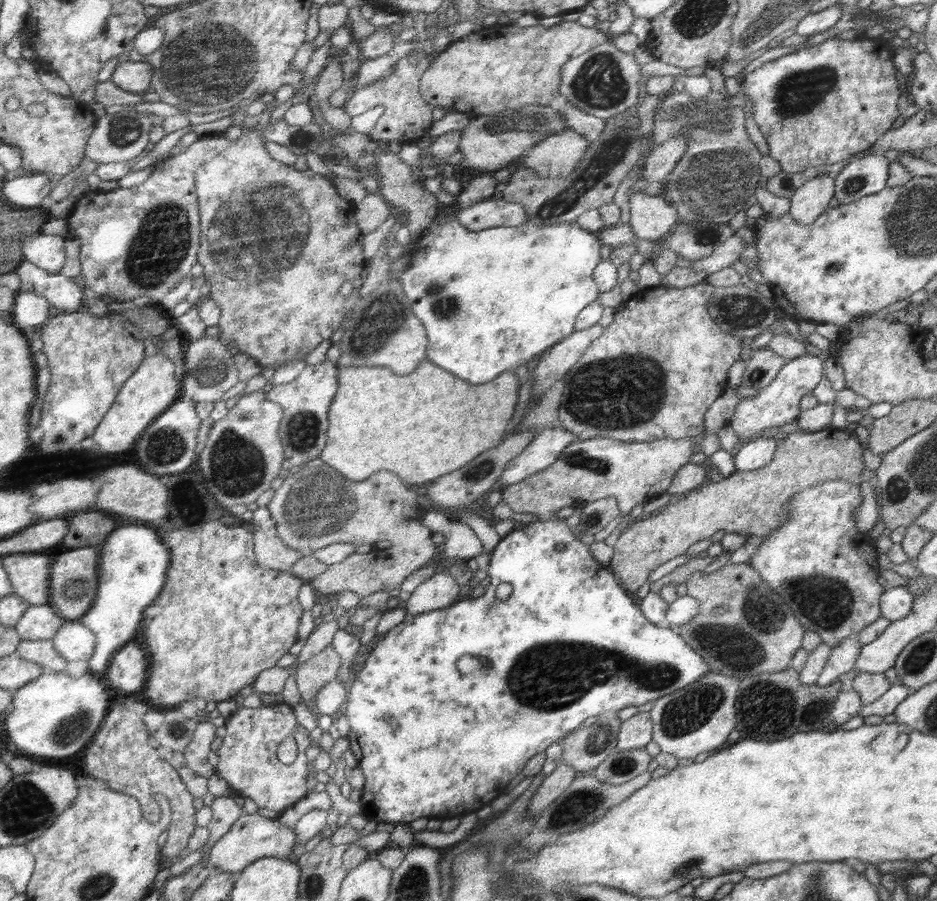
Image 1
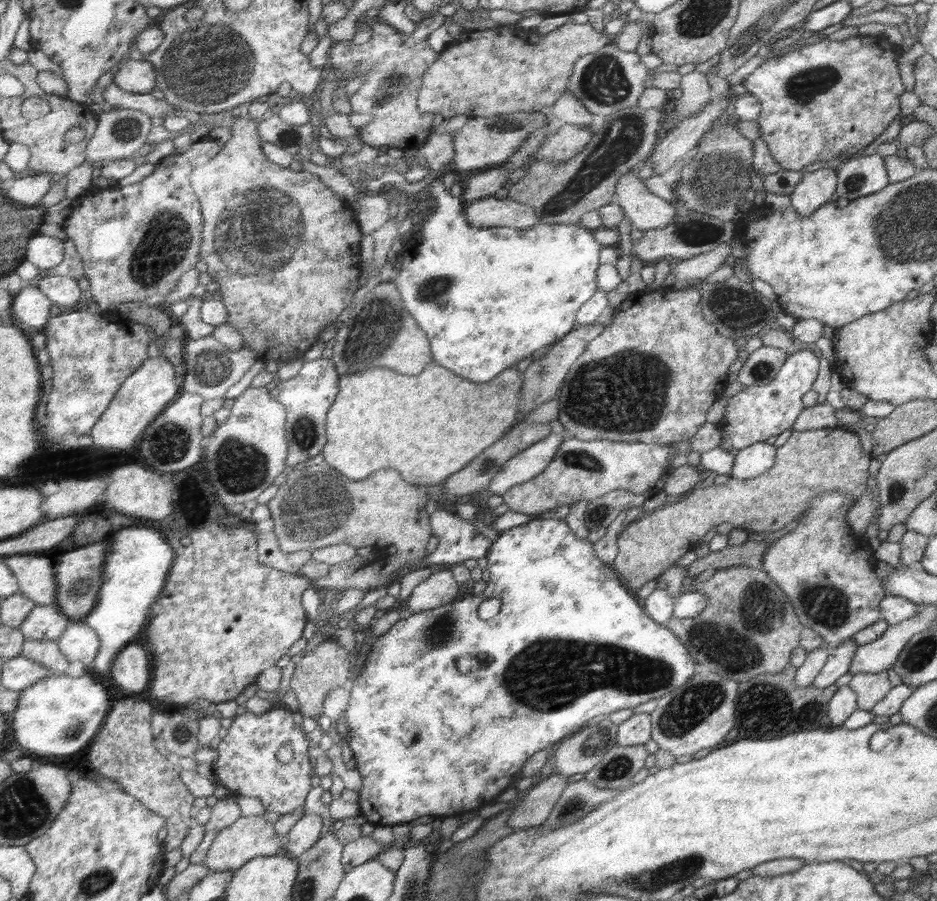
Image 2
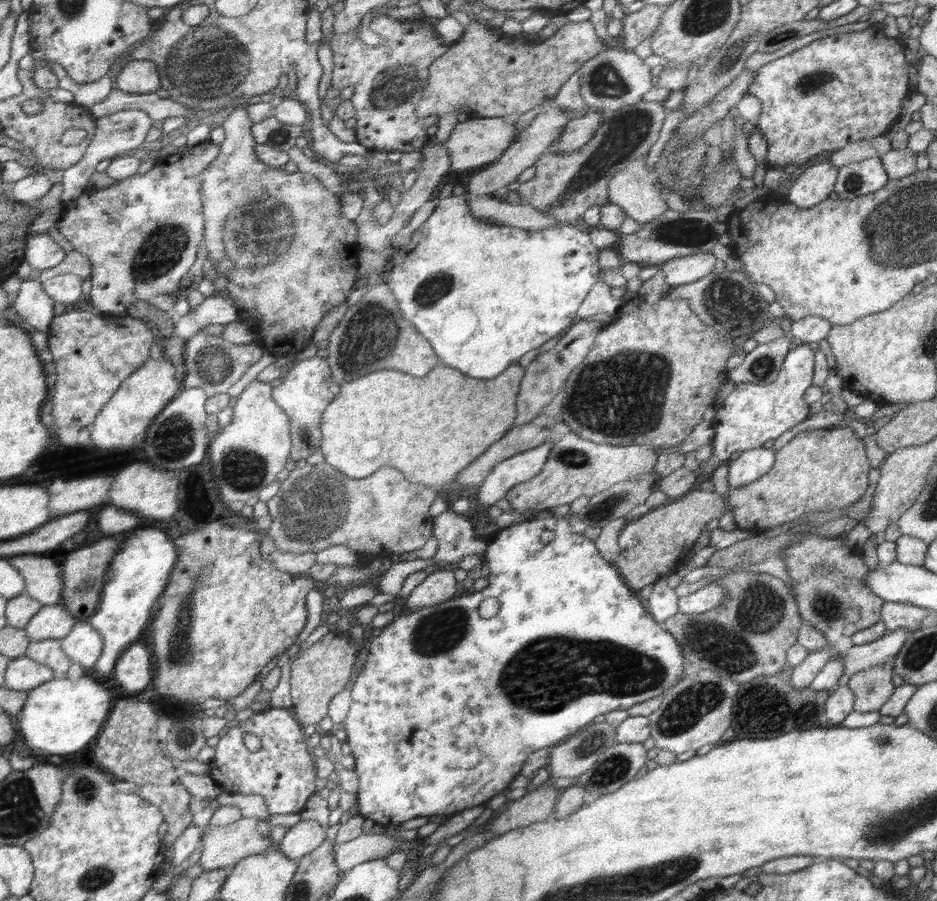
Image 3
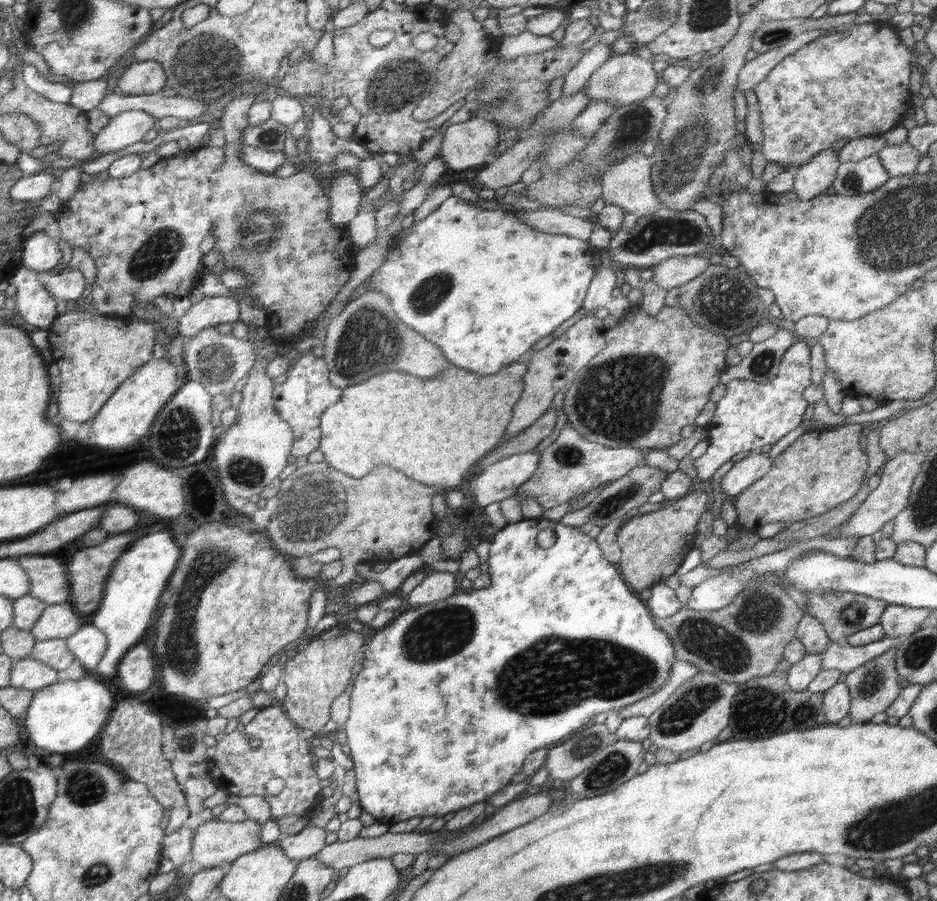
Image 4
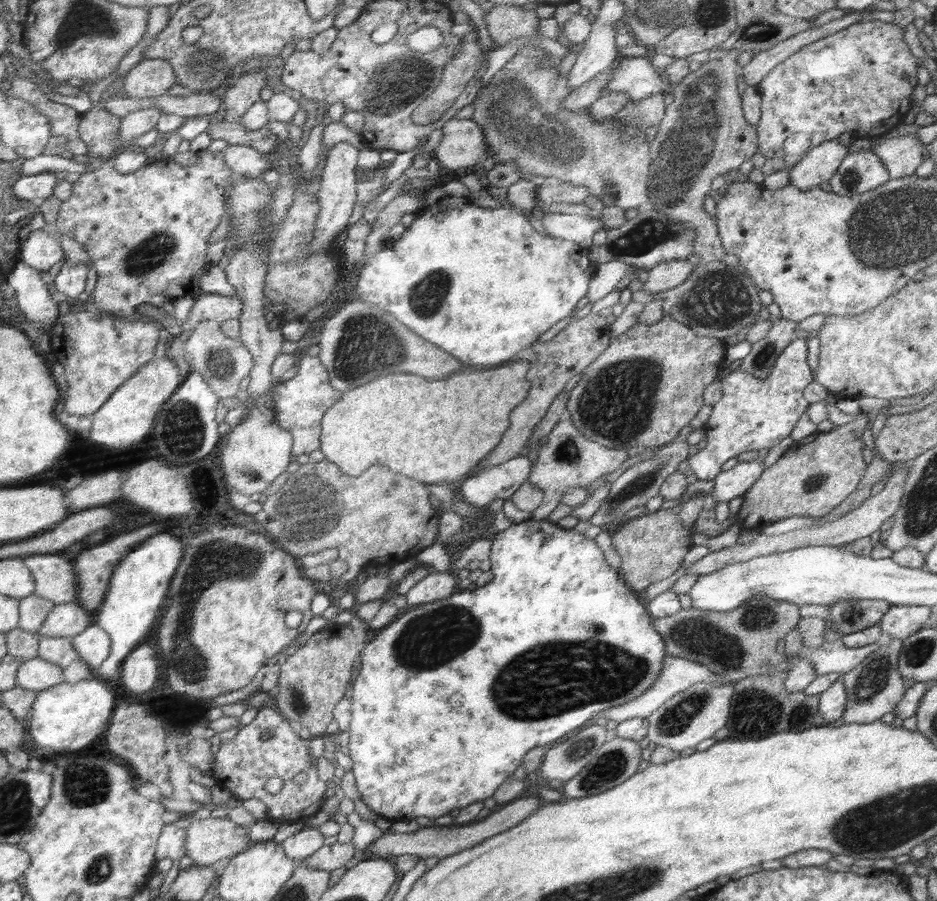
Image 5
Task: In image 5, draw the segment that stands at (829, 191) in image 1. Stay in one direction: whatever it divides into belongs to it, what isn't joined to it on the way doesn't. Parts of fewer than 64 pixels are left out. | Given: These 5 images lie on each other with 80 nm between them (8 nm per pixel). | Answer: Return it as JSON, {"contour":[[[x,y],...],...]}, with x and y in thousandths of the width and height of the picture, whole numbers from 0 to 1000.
{"contour":[[[890,154],[861,168],[852,183],[842,186],[844,203],[862,211],[873,208],[877,202],[885,202],[906,172],[906,162],[896,161]]]}

